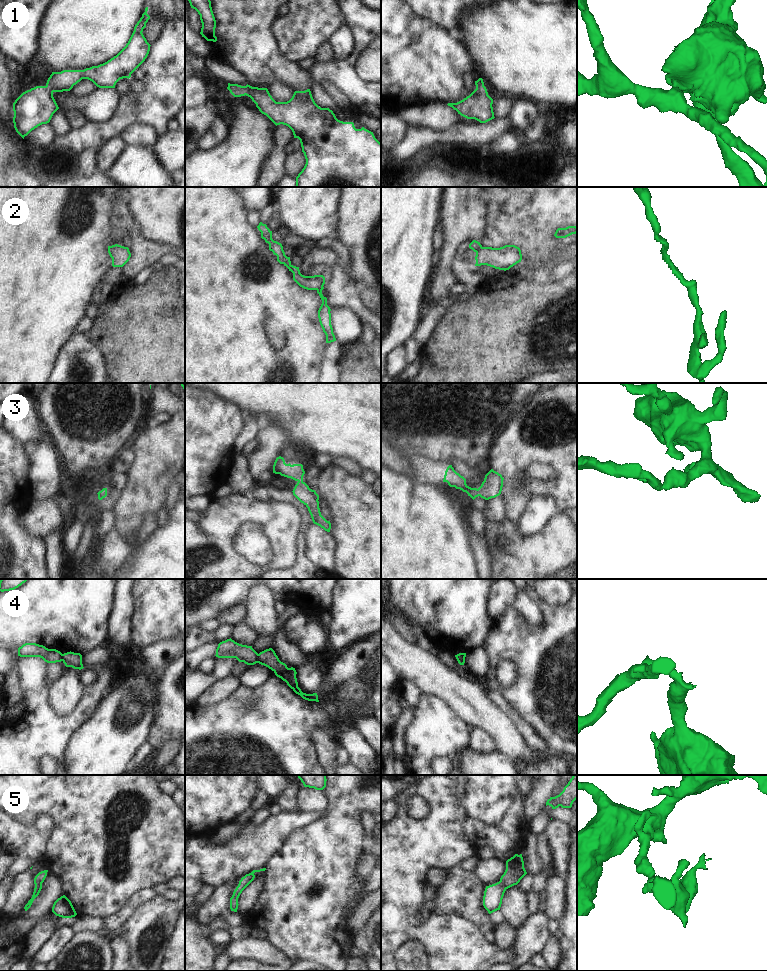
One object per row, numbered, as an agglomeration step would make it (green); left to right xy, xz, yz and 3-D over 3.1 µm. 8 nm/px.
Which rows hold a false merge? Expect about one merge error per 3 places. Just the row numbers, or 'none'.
4

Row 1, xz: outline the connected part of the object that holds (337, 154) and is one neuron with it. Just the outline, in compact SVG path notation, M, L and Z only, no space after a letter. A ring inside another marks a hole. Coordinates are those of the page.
M228 83L227 89L234 97L250 97L262 114L276 126L288 126L300 140L306 164L296 177L296 187L381 187L381 143L373 132L356 129L353 122L340 121L332 110L319 107L310 89L295 91L287 102L276 102L267 88Z

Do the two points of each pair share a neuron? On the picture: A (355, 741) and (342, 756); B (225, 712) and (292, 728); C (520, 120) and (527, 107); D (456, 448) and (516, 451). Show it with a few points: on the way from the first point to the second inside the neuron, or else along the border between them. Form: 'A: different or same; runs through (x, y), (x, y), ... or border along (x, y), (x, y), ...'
A: different; border along (340, 746), (346, 752), (349, 762)
B: same; runs through (242, 728), (275, 728)
C: same; runs through (521, 117), (525, 110)
D: different; border along (504, 428), (490, 447)

